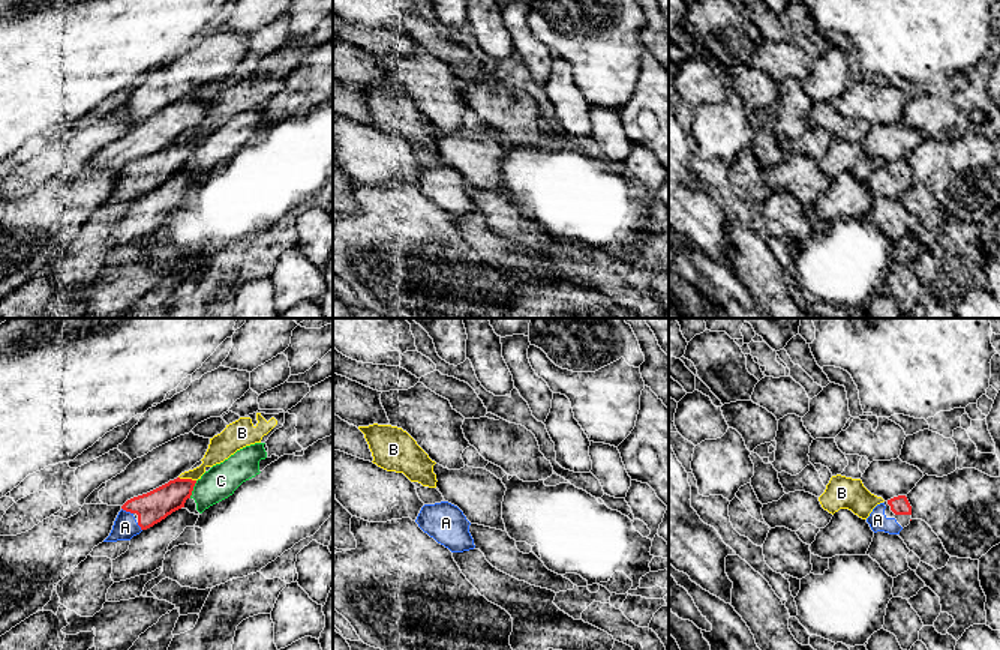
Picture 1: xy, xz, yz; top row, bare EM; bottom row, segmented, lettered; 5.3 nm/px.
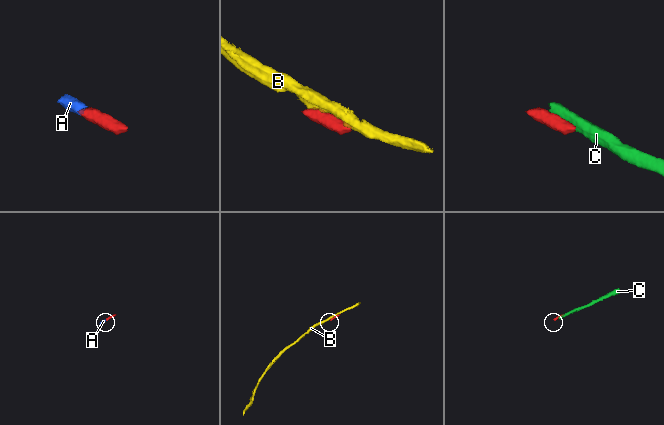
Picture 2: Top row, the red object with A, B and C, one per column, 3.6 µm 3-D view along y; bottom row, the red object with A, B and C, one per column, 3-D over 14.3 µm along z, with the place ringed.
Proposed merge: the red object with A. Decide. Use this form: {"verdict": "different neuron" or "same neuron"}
{"verdict": "same neuron"}

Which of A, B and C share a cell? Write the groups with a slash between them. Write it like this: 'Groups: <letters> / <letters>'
Groups: A / B / C

